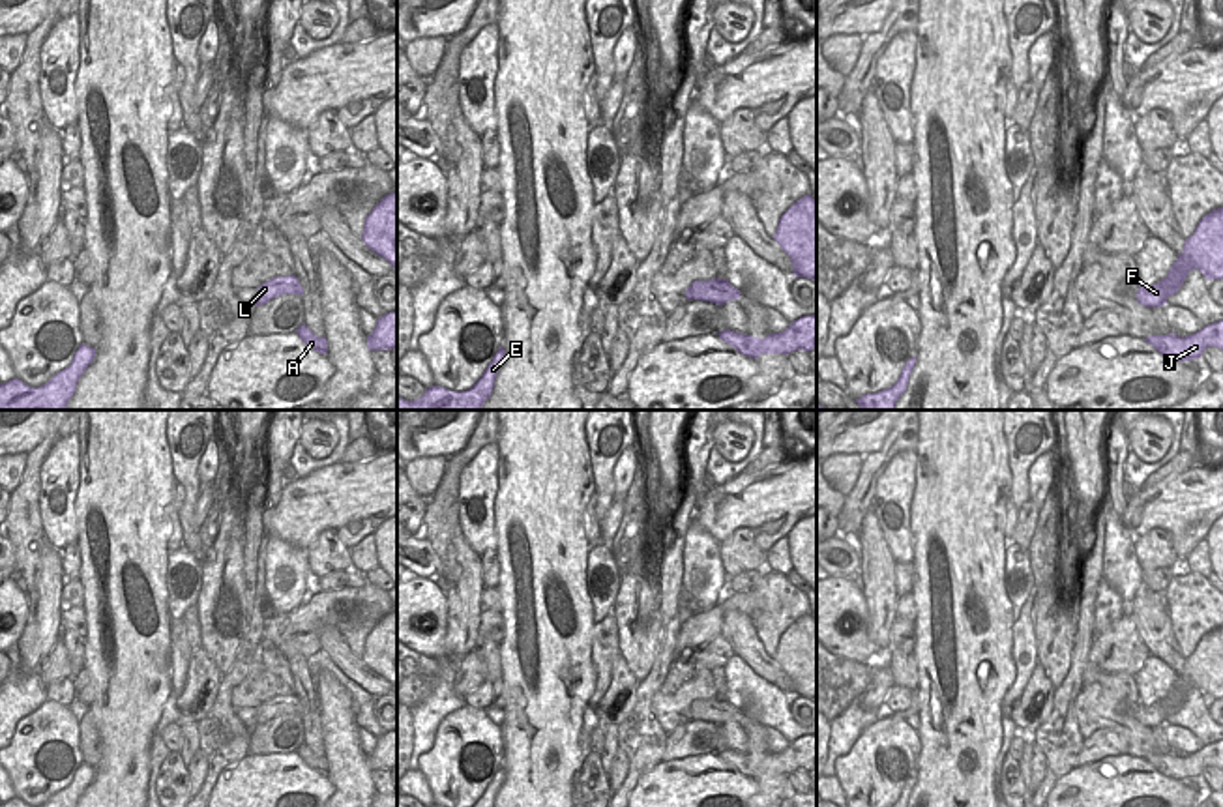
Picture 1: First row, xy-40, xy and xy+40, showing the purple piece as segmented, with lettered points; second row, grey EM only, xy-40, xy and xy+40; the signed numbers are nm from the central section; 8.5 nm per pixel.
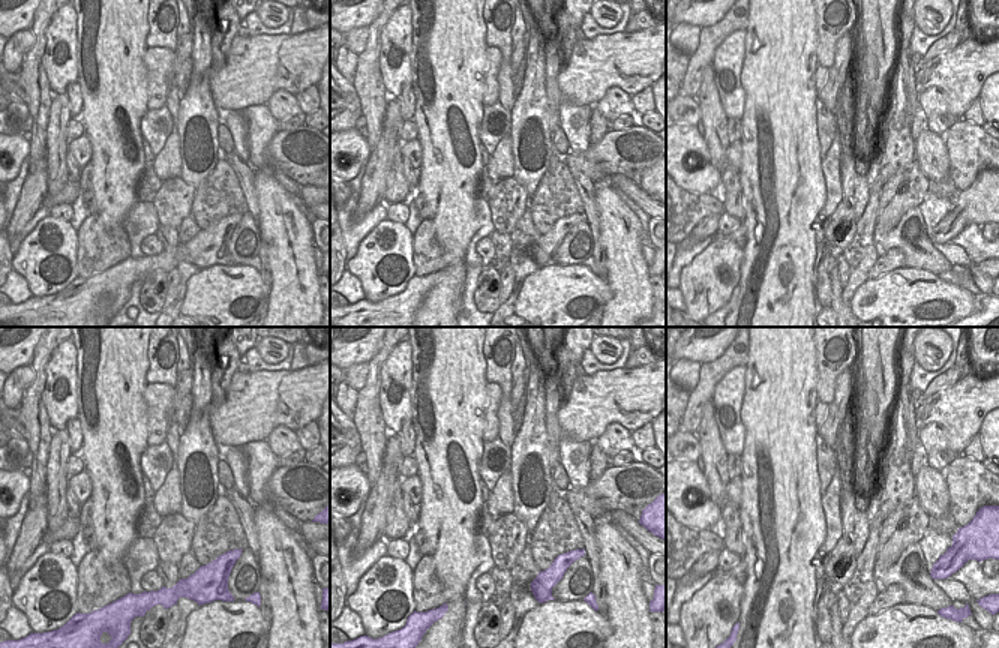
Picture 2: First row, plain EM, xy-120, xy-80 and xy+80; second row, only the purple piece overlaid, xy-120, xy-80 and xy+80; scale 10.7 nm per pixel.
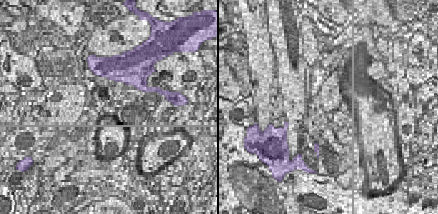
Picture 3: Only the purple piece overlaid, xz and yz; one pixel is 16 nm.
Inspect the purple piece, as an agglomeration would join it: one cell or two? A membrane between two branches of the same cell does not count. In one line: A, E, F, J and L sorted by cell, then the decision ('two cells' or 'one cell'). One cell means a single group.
A E F J L | one cell

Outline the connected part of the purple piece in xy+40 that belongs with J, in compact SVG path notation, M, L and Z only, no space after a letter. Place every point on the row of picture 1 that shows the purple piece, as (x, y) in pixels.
M1223 320L1204 326L1193 335L1150 335L1144 341L1165 358L1172 358L1178 361L1199 359L1208 346L1223 350Z

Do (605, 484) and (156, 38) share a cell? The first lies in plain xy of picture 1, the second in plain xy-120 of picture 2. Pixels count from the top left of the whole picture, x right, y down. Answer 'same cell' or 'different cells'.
same cell

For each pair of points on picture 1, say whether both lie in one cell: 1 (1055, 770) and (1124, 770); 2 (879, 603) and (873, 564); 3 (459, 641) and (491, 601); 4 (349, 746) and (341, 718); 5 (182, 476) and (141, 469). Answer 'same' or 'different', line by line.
1: different
2: same
3: different
4: same
5: different

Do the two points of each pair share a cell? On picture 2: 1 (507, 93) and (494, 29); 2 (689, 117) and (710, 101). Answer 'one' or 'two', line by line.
1: one
2: two

